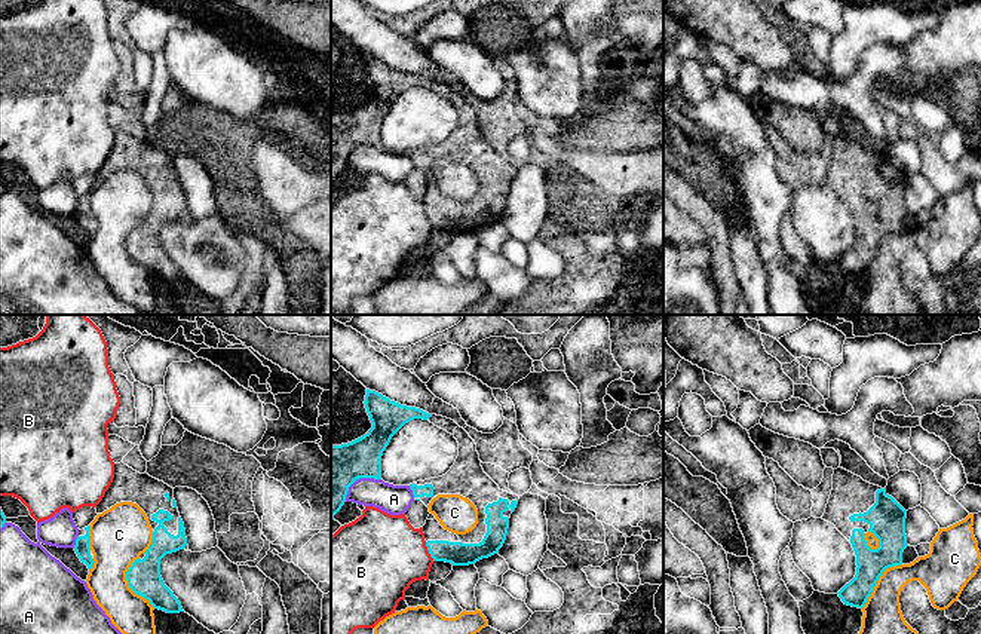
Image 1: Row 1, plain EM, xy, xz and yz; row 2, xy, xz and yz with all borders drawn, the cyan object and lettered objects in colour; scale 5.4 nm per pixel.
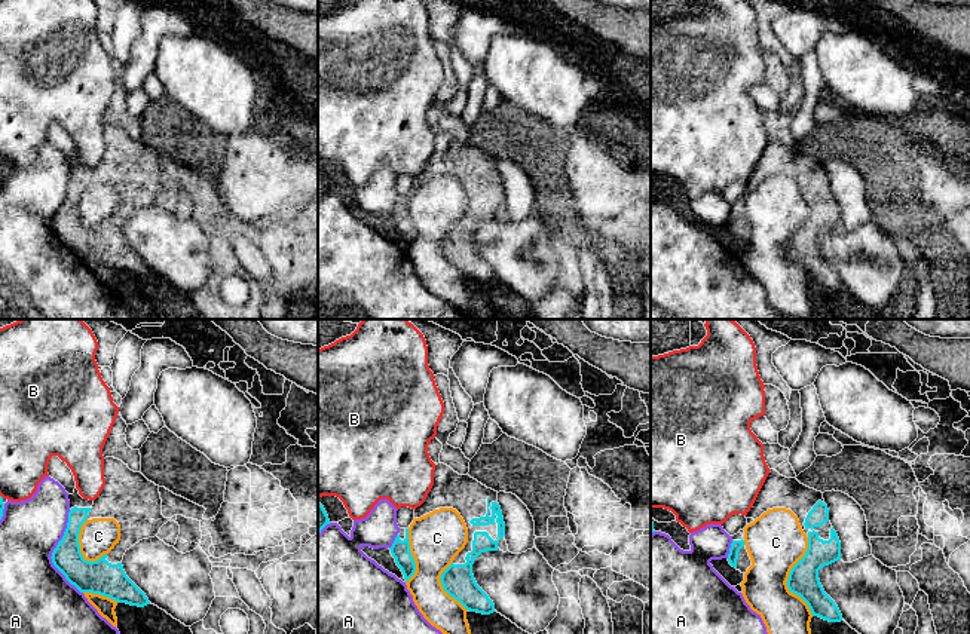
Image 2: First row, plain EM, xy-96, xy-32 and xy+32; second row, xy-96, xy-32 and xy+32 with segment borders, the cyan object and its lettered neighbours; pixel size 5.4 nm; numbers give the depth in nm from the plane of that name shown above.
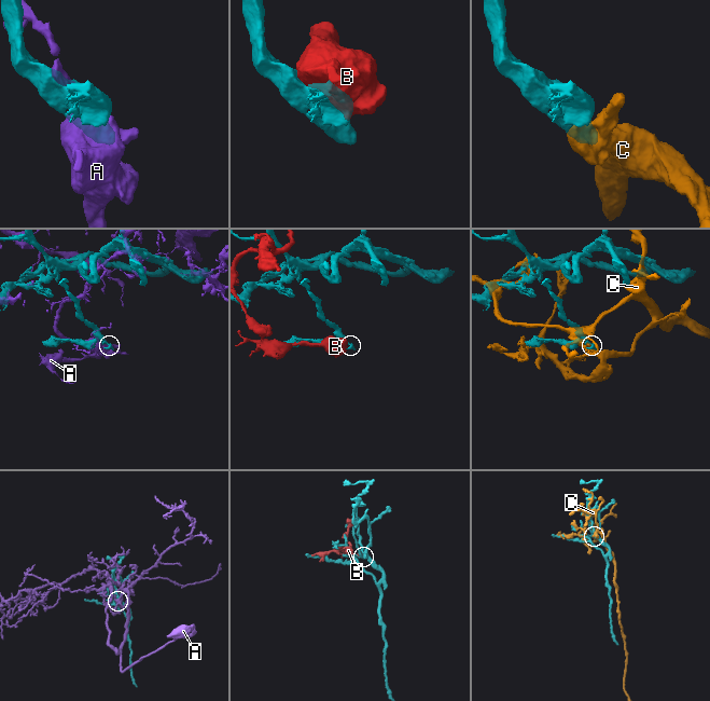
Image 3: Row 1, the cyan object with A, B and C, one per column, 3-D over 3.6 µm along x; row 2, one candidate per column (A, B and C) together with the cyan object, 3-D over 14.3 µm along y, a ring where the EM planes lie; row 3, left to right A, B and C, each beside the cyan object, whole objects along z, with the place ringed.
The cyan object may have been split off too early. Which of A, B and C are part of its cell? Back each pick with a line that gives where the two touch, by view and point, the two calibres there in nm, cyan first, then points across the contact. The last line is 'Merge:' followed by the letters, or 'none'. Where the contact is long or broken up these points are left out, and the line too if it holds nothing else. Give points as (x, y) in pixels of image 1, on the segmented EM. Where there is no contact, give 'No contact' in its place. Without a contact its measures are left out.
Merge: none

